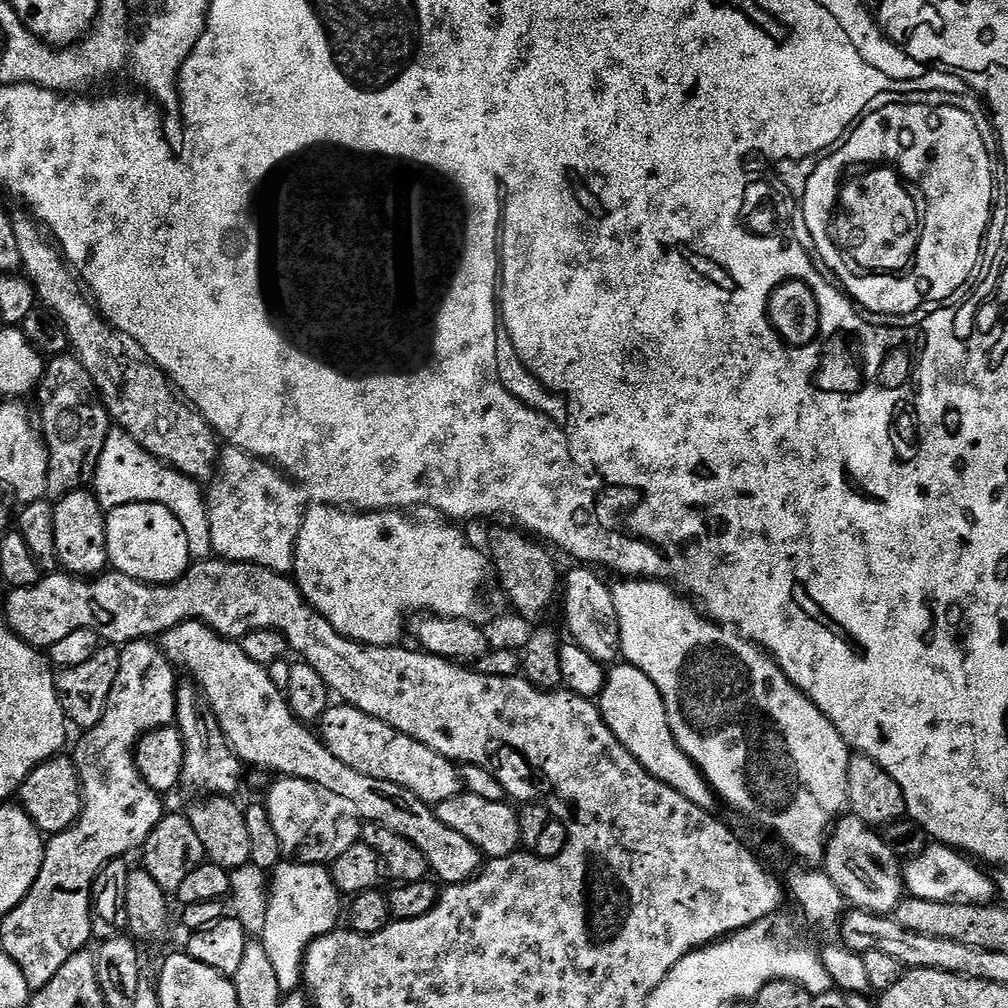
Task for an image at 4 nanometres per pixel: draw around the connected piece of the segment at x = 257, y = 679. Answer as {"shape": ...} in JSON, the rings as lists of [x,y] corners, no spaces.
{"shape":[[[187,620],[166,630],[164,635],[159,637],[158,643],[173,668],[194,678],[200,685],[222,726],[222,732],[226,734],[230,742],[232,751],[245,765],[253,764],[256,768],[277,772],[275,775],[280,778],[308,779],[320,786],[326,786],[326,789],[345,797],[347,801],[354,802],[354,807],[358,810],[362,821],[386,830],[394,830],[394,834],[402,834],[402,838],[414,842],[426,854],[431,875],[441,885],[465,884],[481,871],[480,848],[474,842],[470,842],[470,838],[458,834],[458,830],[450,830],[446,822],[437,818],[433,805],[424,804],[422,798],[418,798],[417,794],[404,786],[398,786],[395,782],[382,781],[380,778],[367,777],[366,774],[354,770],[353,766],[342,762],[342,759],[336,758],[321,737],[315,731],[312,733],[313,729],[309,725],[297,720],[296,715],[290,710],[287,695],[278,686],[274,686],[267,667],[254,662],[254,658],[250,658],[250,654],[246,654],[246,650],[237,641],[220,636],[210,625],[203,624],[200,620]]]}

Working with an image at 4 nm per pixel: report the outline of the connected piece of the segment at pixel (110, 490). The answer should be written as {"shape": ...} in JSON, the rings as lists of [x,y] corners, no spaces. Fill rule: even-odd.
{"shape":[[[118,426],[108,433],[106,446],[102,446],[102,458],[98,458],[91,487],[105,510],[127,504],[166,506],[166,510],[170,510],[170,514],[174,514],[174,518],[178,518],[178,522],[182,522],[186,530],[186,542],[190,546],[192,560],[199,562],[213,559],[205,489],[172,465],[163,464],[158,458],[151,456],[142,446],[138,446],[138,442],[130,434],[123,432]]]}

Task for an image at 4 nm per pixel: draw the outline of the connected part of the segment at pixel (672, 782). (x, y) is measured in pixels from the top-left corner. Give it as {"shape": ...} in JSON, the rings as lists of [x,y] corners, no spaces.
{"shape":[[[627,662],[615,665],[607,673],[603,694],[598,698],[598,707],[611,732],[634,754],[648,773],[677,790],[692,805],[711,812],[716,810],[716,793],[696,763],[678,746],[670,730],[665,704],[648,675]]]}

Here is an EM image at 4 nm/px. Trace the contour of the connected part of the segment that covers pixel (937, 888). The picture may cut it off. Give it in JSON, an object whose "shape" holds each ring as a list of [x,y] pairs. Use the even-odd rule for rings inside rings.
{"shape":[[[929,843],[922,850],[922,854],[911,857],[903,865],[903,869],[907,895],[922,898],[926,902],[991,904],[997,899],[993,877],[987,876],[983,872],[985,869],[969,859],[965,853],[948,848],[945,844]]]}

